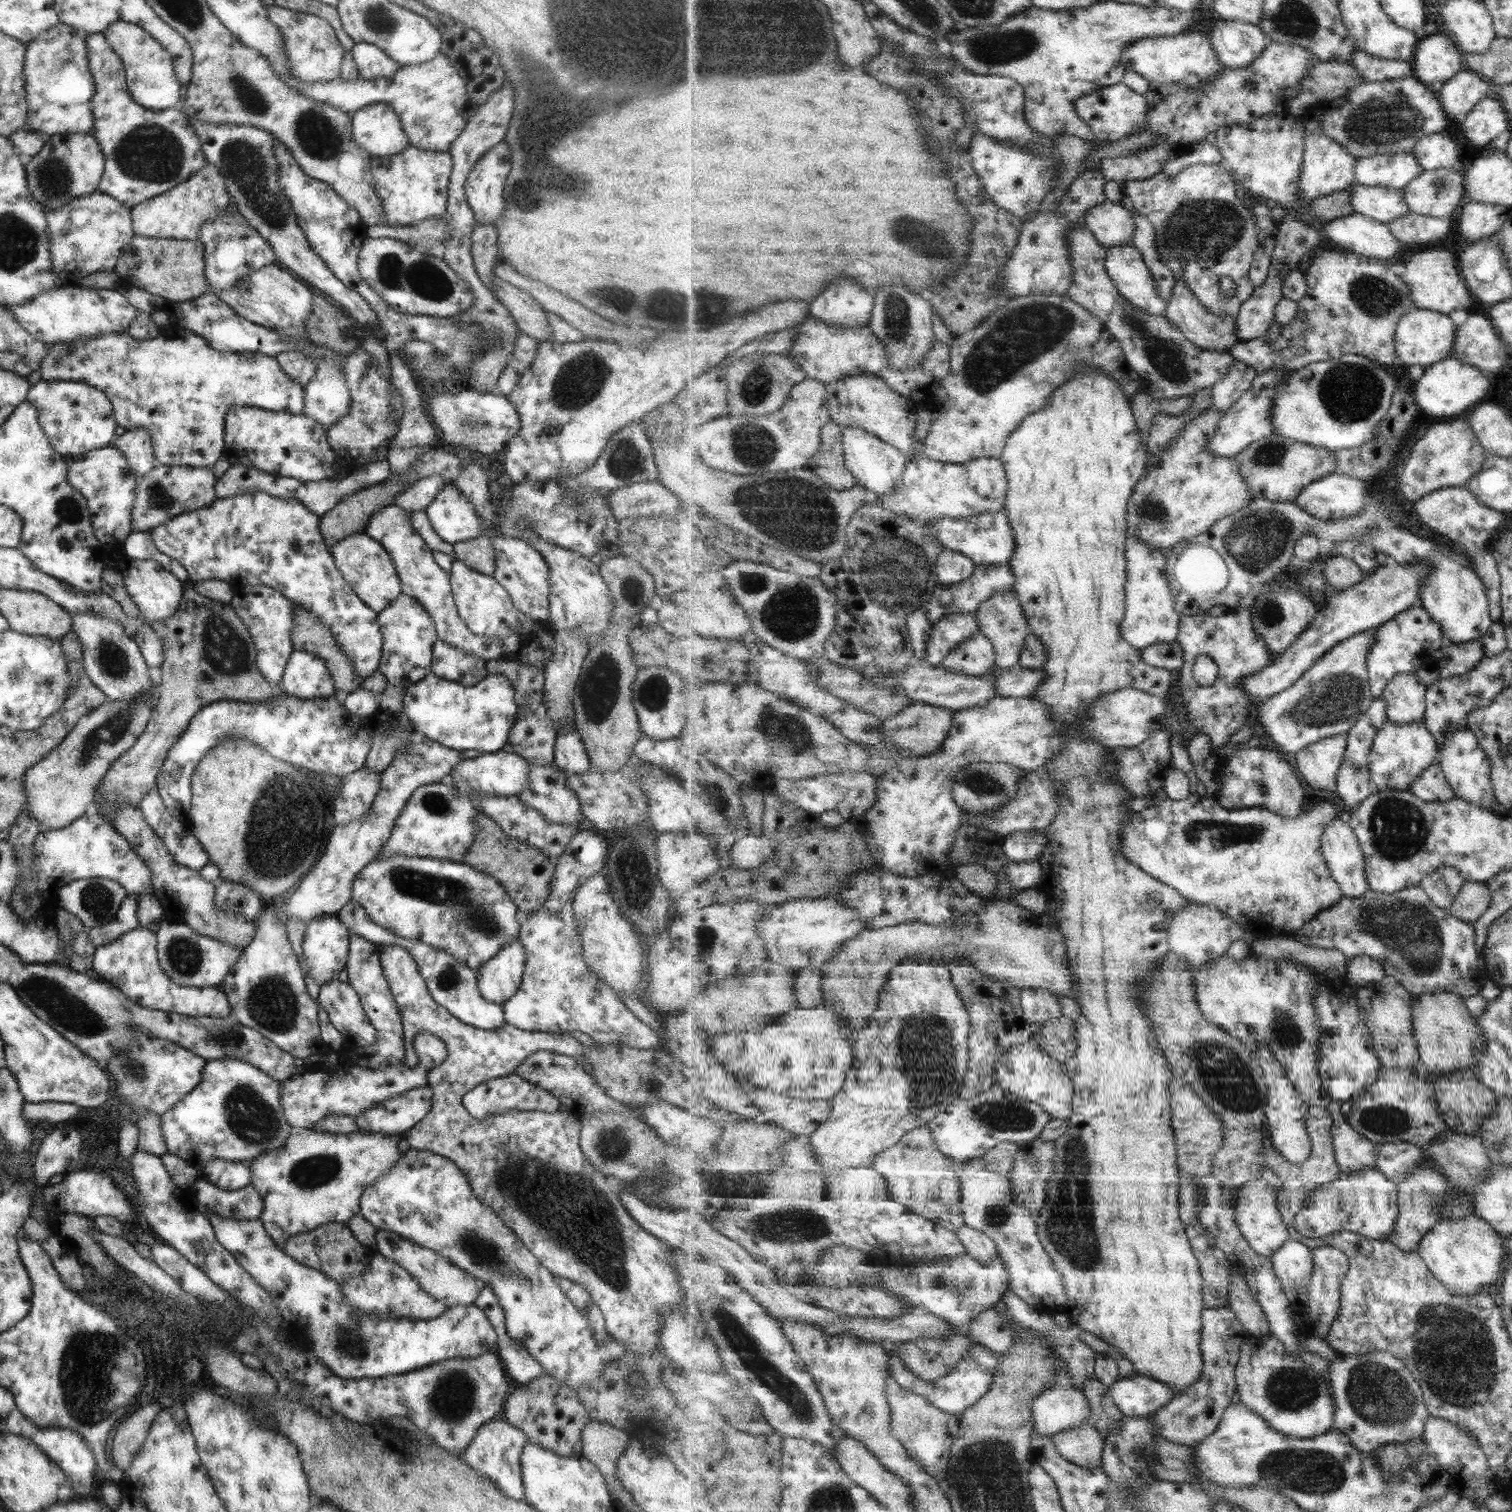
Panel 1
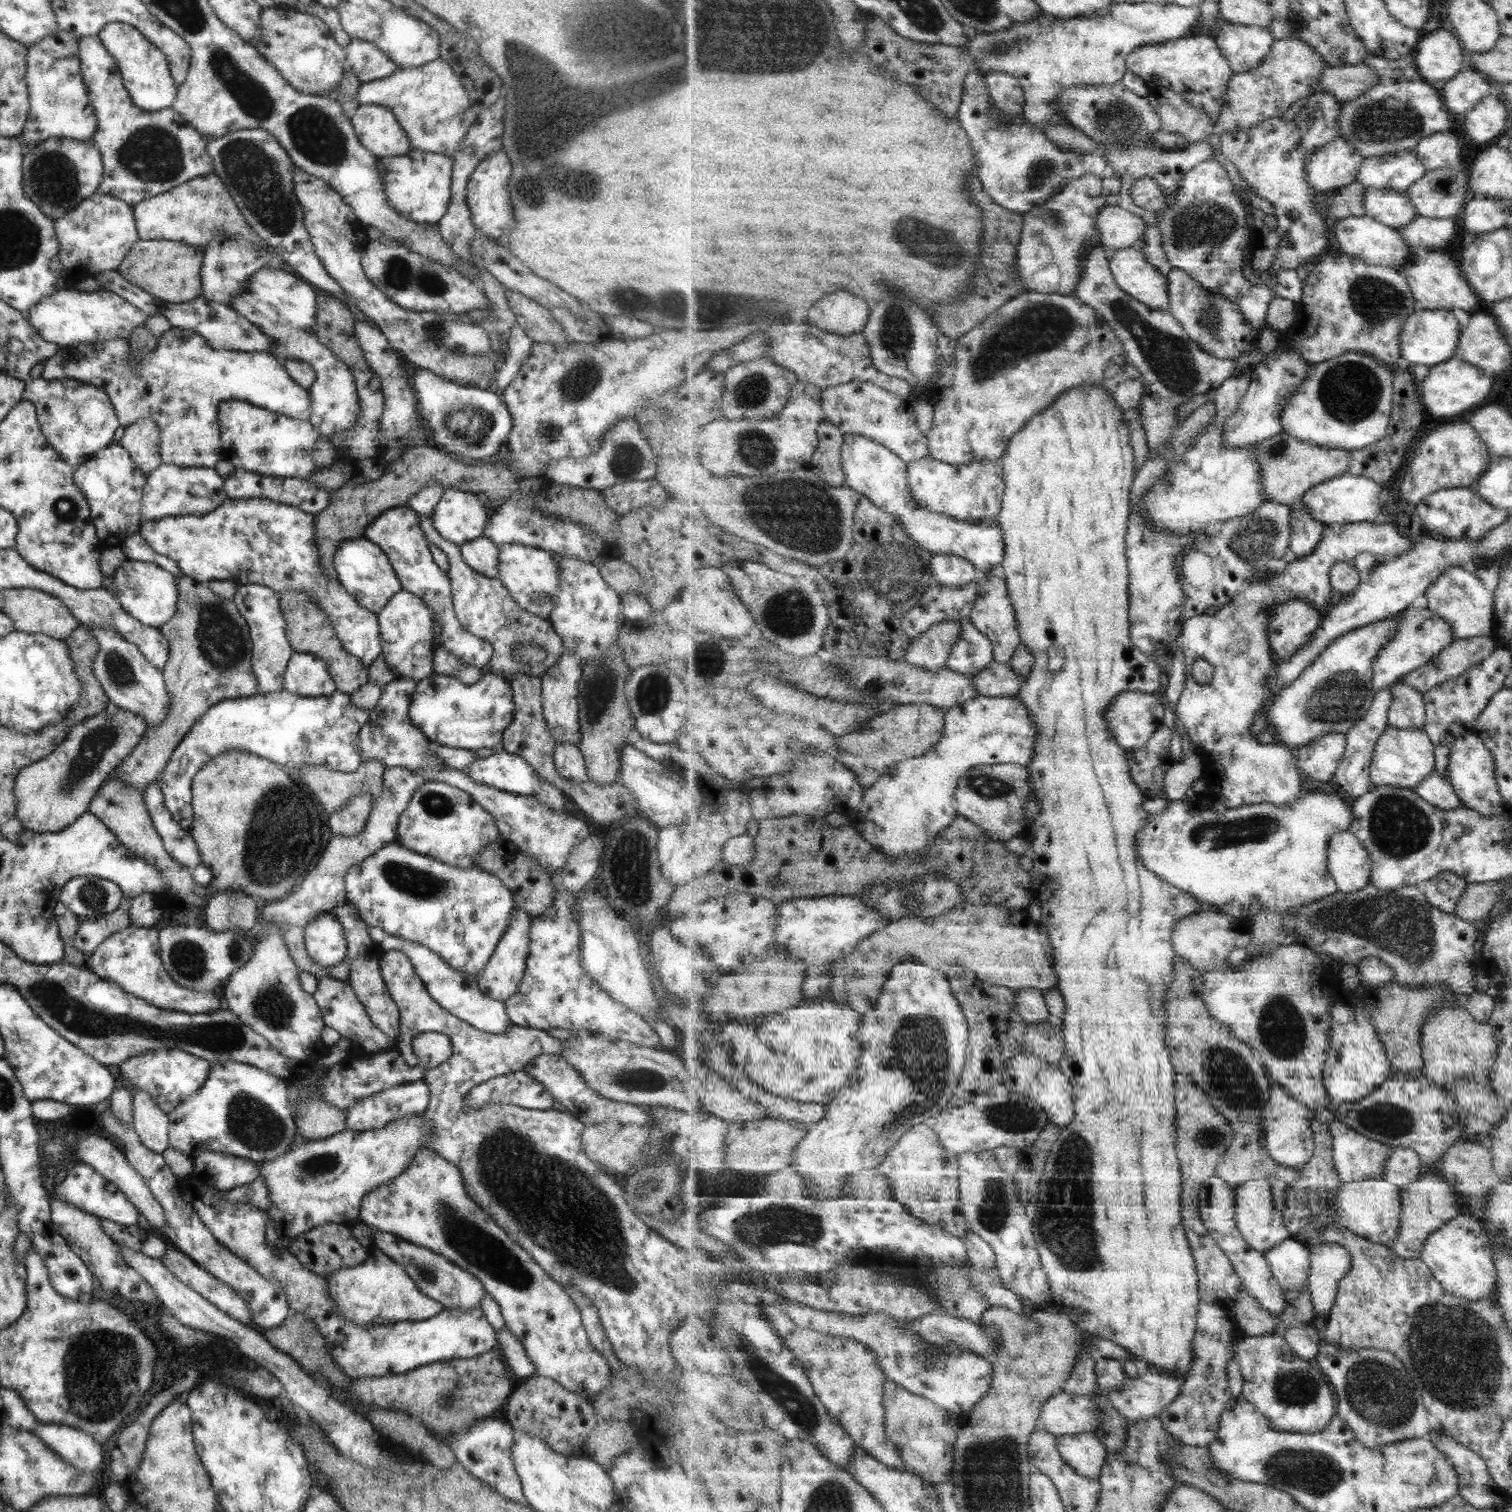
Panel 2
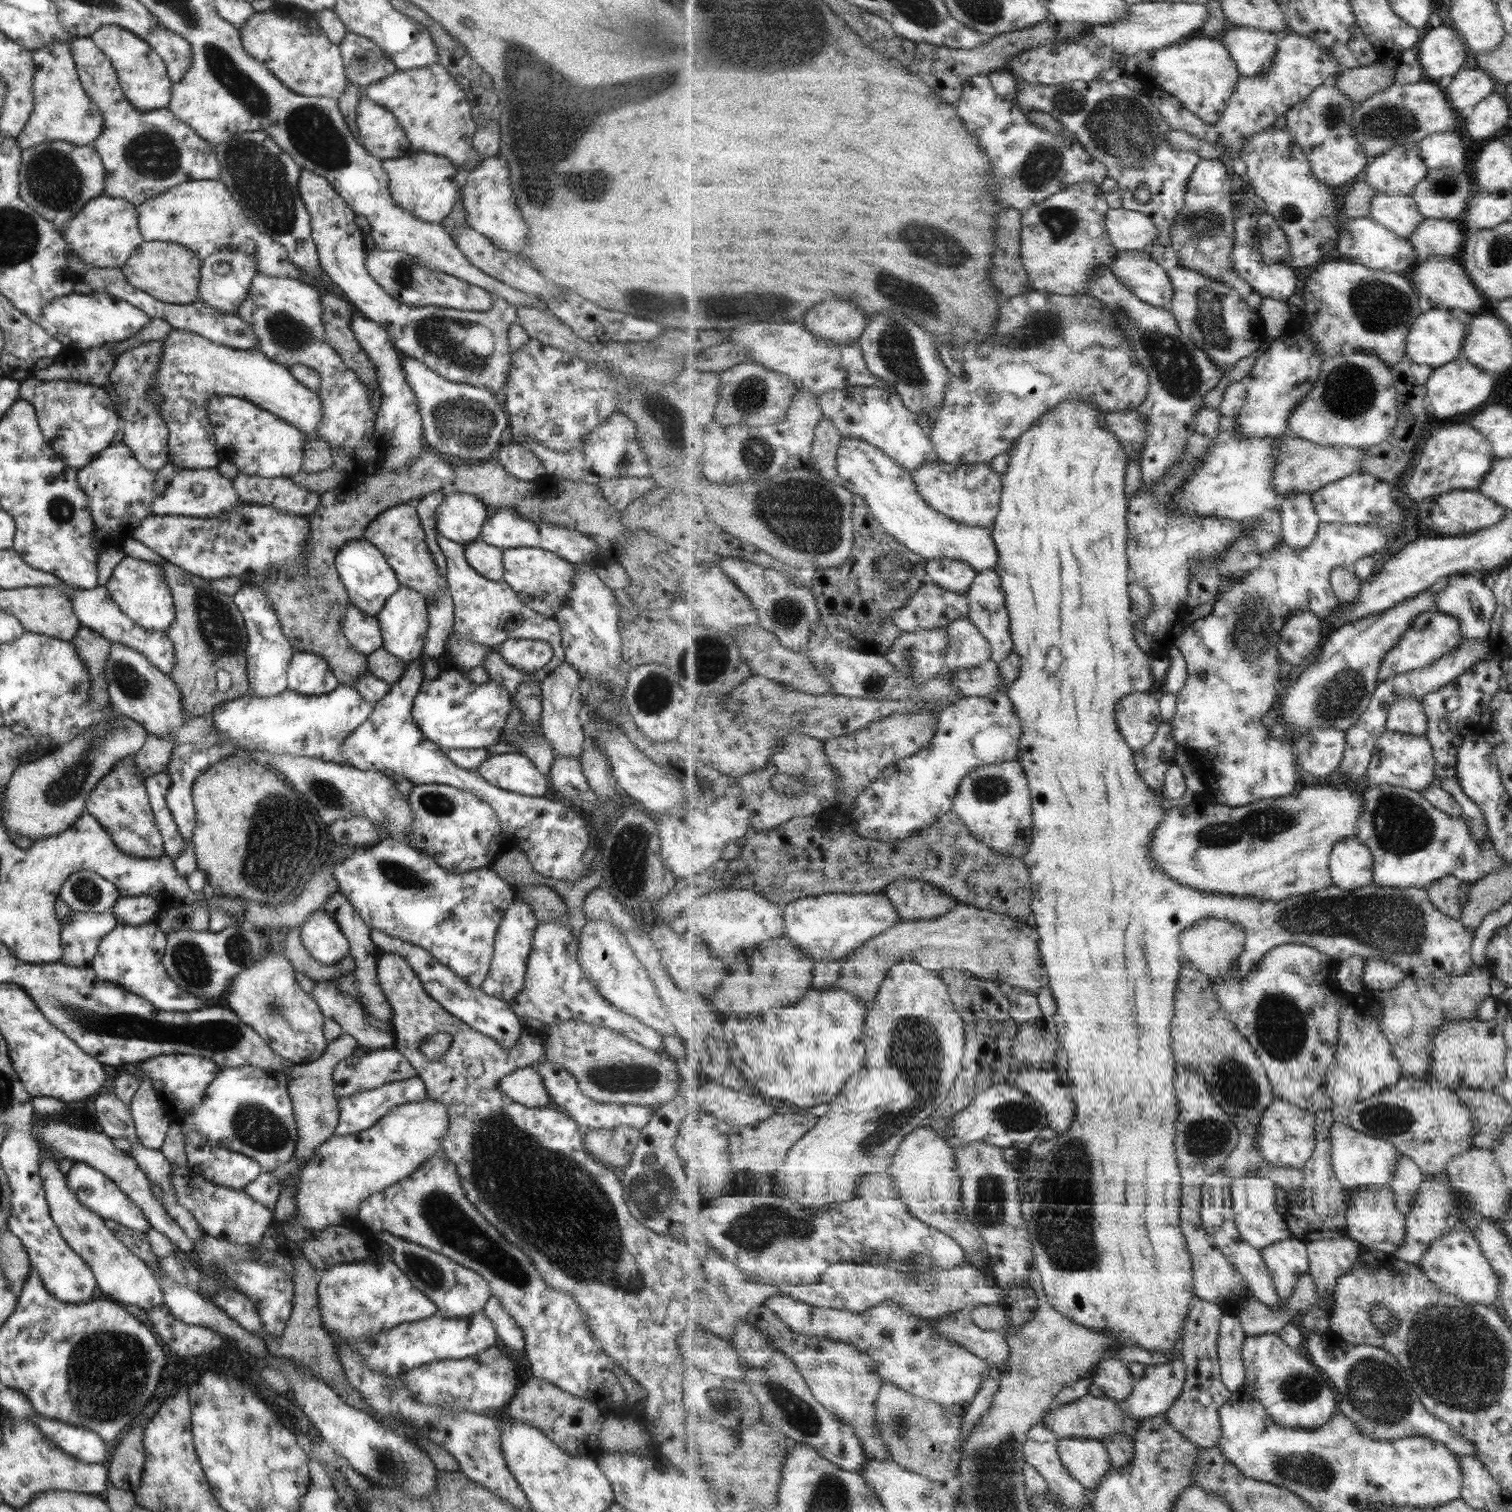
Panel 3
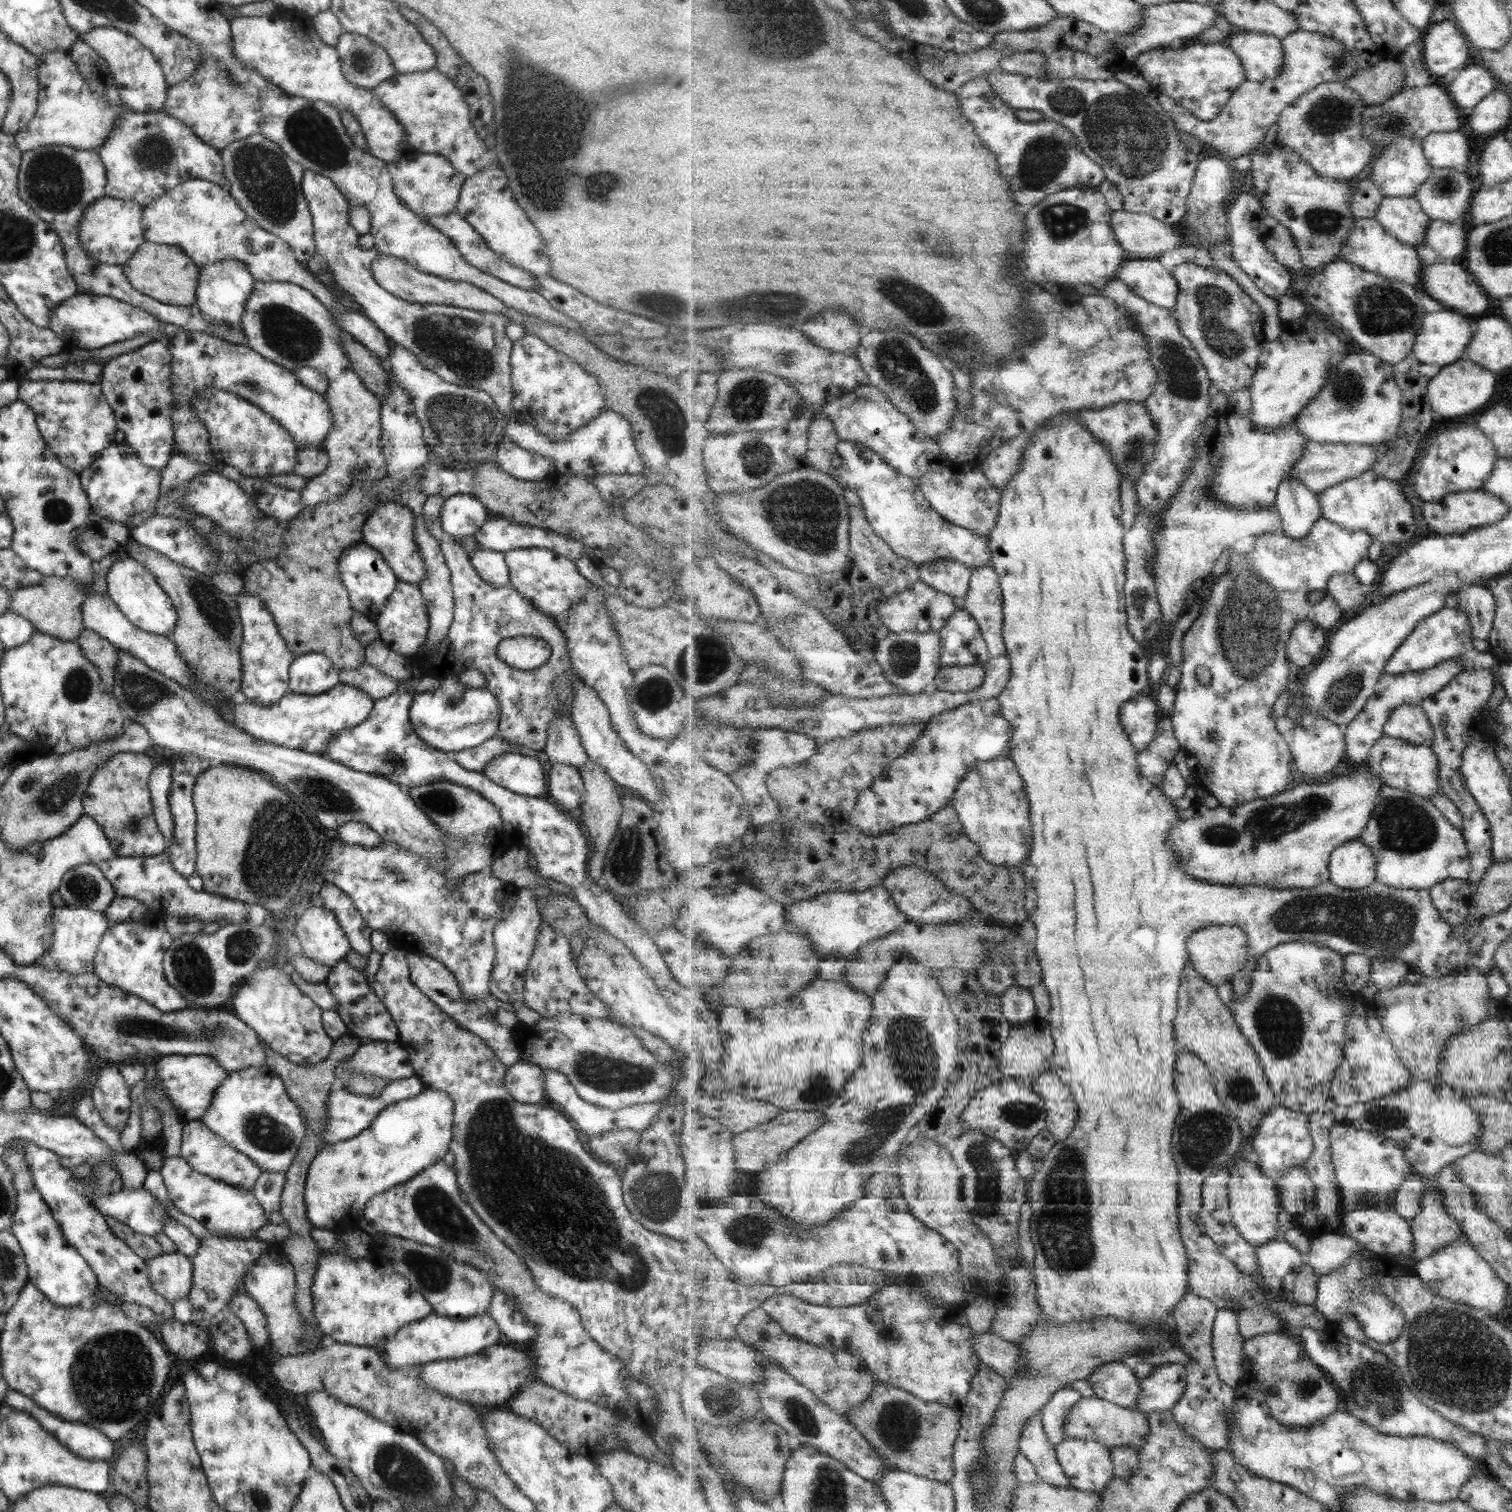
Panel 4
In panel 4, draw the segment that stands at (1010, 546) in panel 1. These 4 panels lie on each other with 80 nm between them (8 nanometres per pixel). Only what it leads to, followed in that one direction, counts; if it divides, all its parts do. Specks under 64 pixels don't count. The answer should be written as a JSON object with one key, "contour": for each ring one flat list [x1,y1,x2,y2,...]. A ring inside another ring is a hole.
{"contour":[[841,439,832,458,831,475,838,483,841,483,842,487,857,491,864,503,865,515,869,516,869,520,872,520,871,523,875,527,876,533,880,534,897,554,910,558,920,566,937,559,953,559,969,567,991,564,992,550,987,536,975,534,972,530,949,522,948,519,935,511,928,499,924,497,918,479,905,476,899,470,895,470,872,447,865,446,864,443]]}

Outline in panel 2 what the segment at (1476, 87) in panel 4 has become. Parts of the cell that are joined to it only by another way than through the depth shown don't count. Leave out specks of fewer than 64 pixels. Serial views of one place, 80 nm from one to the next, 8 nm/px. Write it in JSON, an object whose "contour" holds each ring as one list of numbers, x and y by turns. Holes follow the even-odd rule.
{"contour":[[1468,66,1465,71,1456,74,1455,77,1445,84,1447,84,1447,86,1443,86,1442,88,1442,96,1445,97,1445,104,1453,114,1463,116,1463,118,1466,118,1466,116,1477,106,1477,103,1484,96,1489,94,1487,90,1494,90,1492,81,1476,70,1471,70,1470,66]]}

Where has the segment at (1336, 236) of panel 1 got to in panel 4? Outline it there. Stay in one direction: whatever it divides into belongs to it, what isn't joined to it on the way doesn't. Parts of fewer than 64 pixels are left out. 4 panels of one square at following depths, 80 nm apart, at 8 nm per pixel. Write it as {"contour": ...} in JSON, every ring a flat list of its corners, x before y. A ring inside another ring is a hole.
{"contour":[[1375,217,1356,219,1349,232,1348,240,1343,246,1341,260,1356,263,1357,266,1361,266,1367,271,1384,275,1389,279,1396,279,1401,283,1409,283,1411,286,1423,290,1421,274,1425,265,1421,262,1417,249,1390,234]]}

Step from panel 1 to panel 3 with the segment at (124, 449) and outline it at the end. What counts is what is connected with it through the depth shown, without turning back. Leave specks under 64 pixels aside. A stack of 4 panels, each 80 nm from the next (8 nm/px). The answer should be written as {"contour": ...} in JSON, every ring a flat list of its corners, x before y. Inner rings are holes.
{"contour":[[151,340,128,348,116,356,113,370,109,372,106,393,123,422,121,442,130,450,133,458,146,469,157,471,168,463,168,428,160,412,148,401,148,388,155,381,163,354,162,341]]}

